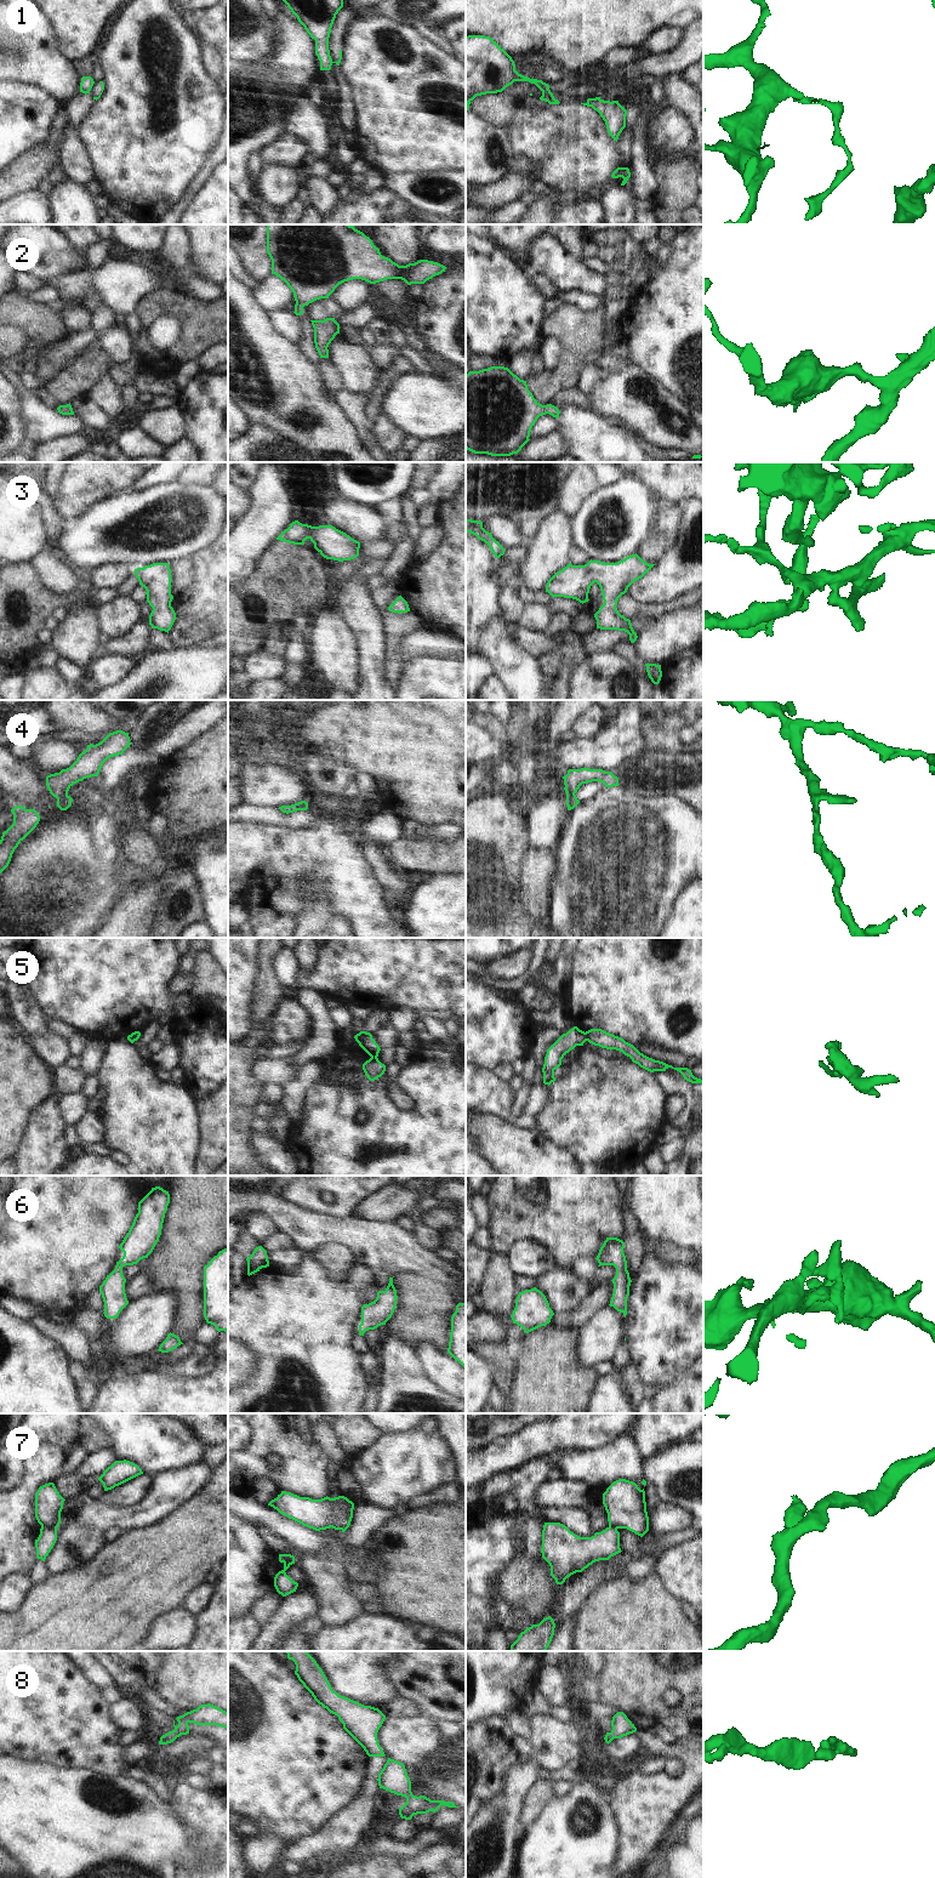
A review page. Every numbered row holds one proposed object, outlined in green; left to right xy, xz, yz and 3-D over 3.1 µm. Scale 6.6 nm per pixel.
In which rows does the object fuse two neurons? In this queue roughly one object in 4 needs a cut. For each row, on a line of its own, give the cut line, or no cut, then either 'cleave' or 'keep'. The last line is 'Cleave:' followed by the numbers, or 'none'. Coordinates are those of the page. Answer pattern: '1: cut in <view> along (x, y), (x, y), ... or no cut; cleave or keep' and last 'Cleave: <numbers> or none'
1: cut in yz along (541, 89), (548, 90); cleave
2: no cut; keep
3: no cut; keep
4: no cut; keep
5: cut in yz along (585, 1033), (586, 1040); cleave
6: no cut; keep
7: cut in xy along (41, 1525), (56, 1529); cleave
8: no cut; keep
Cleave: 1, 5, 7

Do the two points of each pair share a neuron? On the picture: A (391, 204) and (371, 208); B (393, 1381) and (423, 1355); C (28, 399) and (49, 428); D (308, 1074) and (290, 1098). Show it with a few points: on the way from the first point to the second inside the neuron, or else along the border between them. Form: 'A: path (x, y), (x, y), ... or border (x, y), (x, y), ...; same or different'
A: path (386, 208), (376, 208); same
B: border (414, 1347), (421, 1367), (434, 1383); different
C: path (32, 407), (41, 421); same
D: path (302, 1080), (294, 1092); same

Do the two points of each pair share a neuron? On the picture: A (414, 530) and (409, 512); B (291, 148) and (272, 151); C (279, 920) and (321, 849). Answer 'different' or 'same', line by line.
A: same
B: same
C: same

